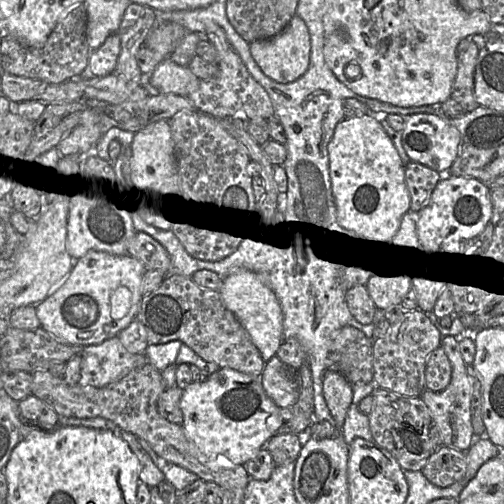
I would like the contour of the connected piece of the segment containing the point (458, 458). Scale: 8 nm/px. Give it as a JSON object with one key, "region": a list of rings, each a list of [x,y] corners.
{"region":[[[442,446],[429,456],[421,471],[429,482],[445,488],[461,481],[466,469],[466,452]]]}

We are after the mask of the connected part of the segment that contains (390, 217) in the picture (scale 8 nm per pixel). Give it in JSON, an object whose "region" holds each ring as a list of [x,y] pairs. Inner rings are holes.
{"region":[[[372,113],[342,119],[329,141],[328,155],[332,193],[340,221],[363,239],[393,240],[403,216],[410,211],[410,194],[405,182],[405,165],[382,124]]]}

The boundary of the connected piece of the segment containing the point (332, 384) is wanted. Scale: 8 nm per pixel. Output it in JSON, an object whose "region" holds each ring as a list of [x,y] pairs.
{"region":[[[335,369],[327,370],[322,381],[325,402],[336,424],[342,427],[352,402],[351,383]]]}

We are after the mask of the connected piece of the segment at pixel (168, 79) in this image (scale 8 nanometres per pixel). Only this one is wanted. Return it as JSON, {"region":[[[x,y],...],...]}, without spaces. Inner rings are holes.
{"region":[[[166,57],[151,73],[150,83],[161,93],[188,96],[197,90],[200,79],[187,66],[181,66]]]}

